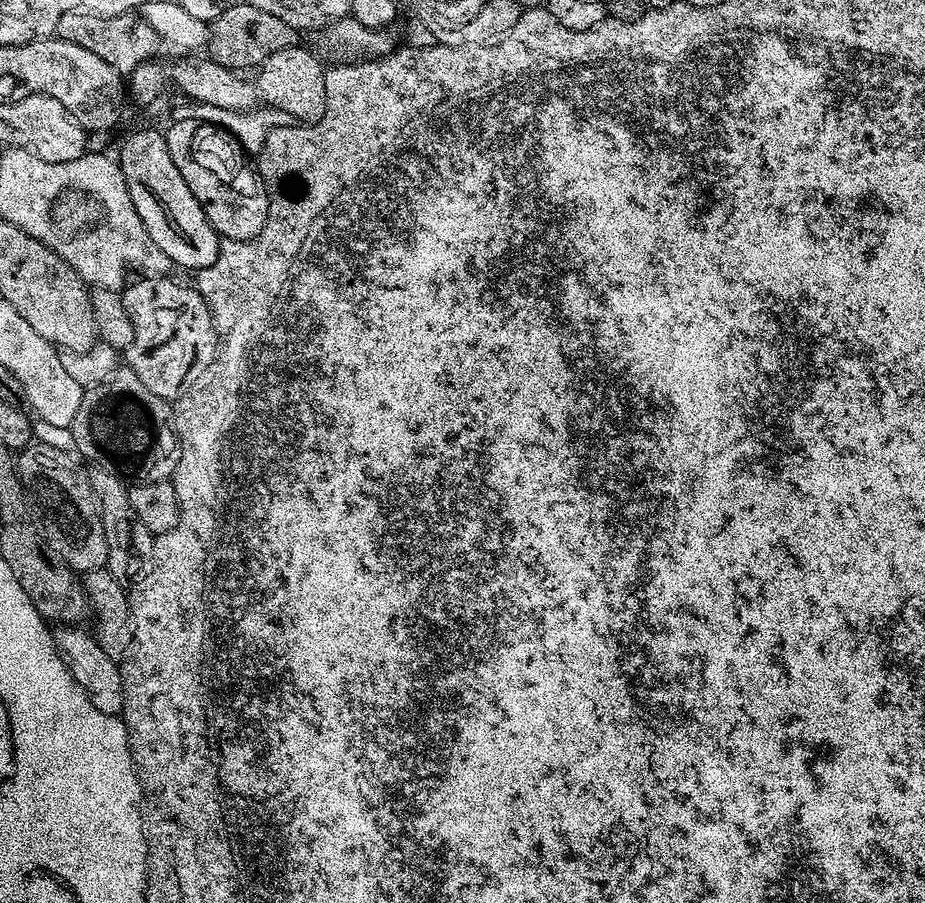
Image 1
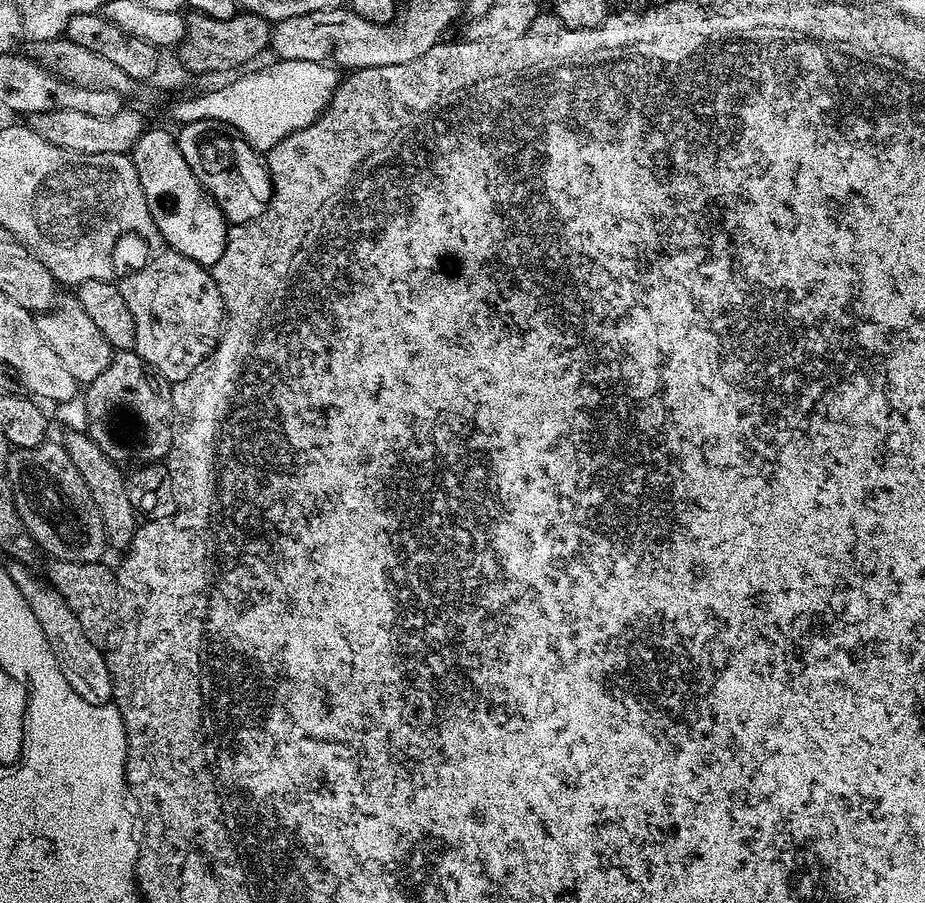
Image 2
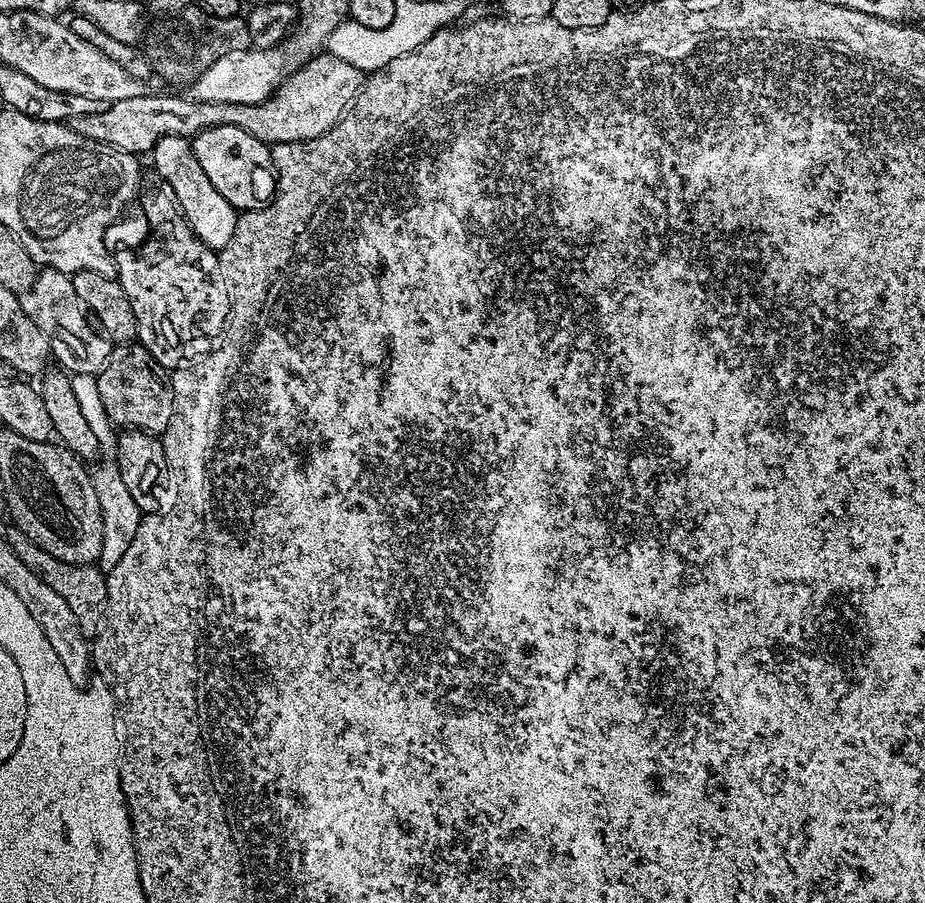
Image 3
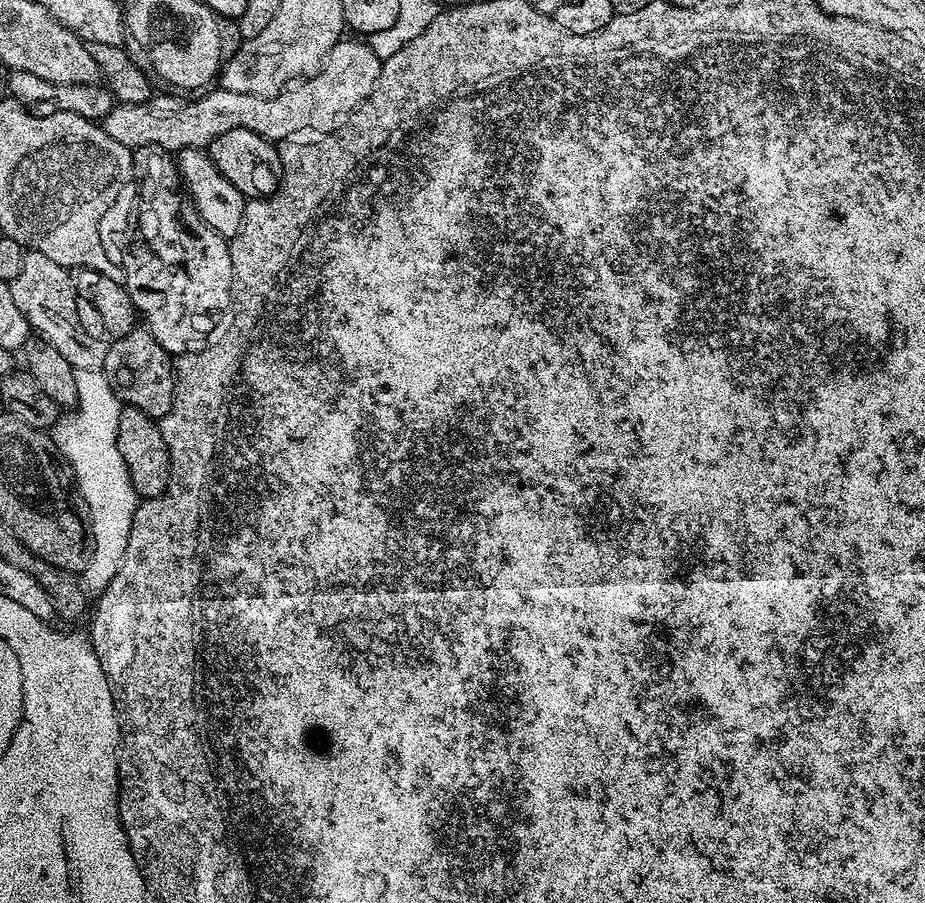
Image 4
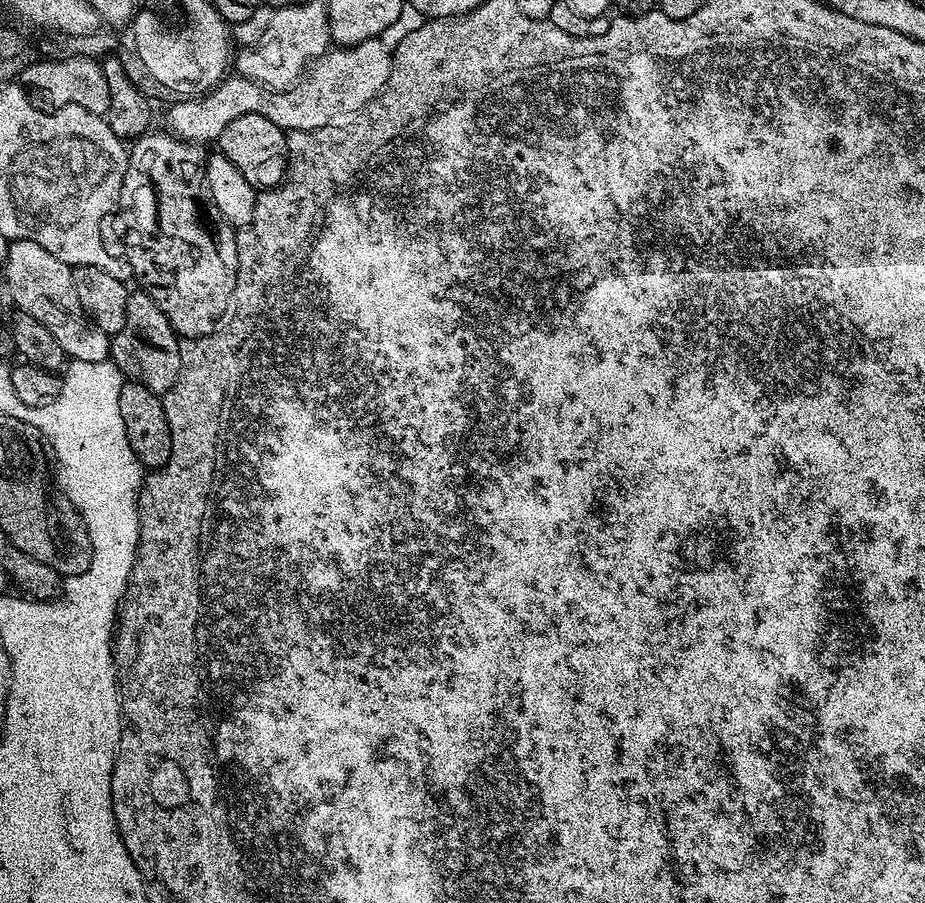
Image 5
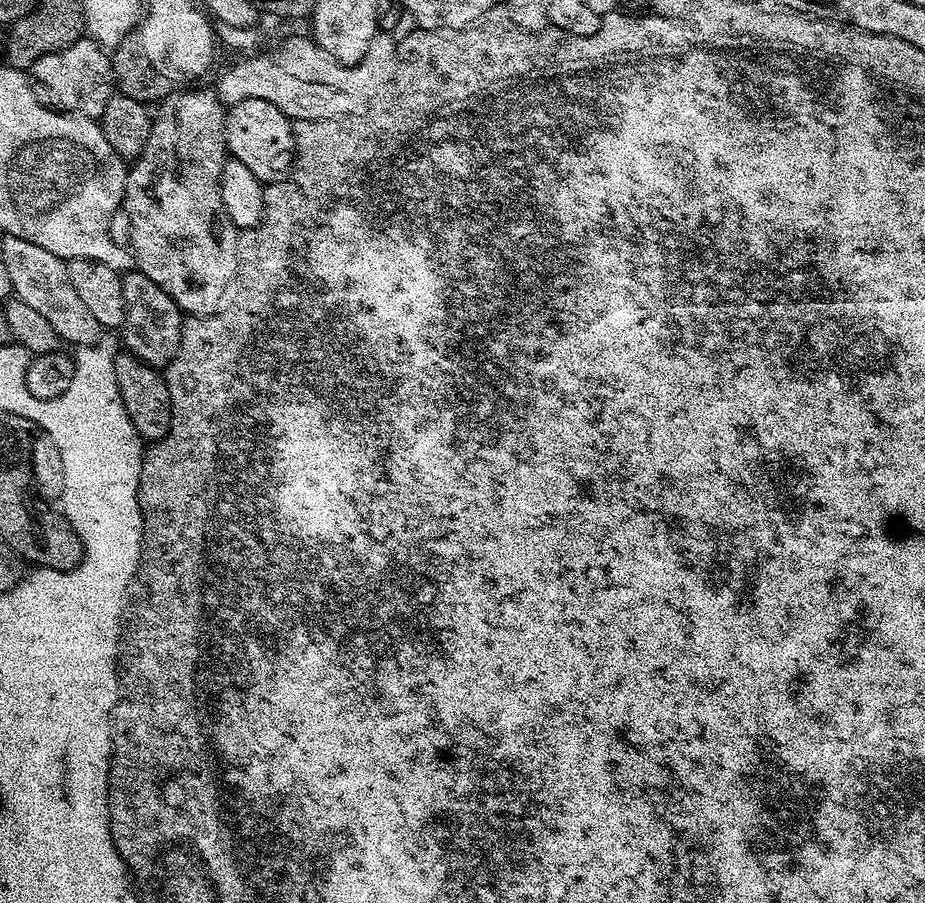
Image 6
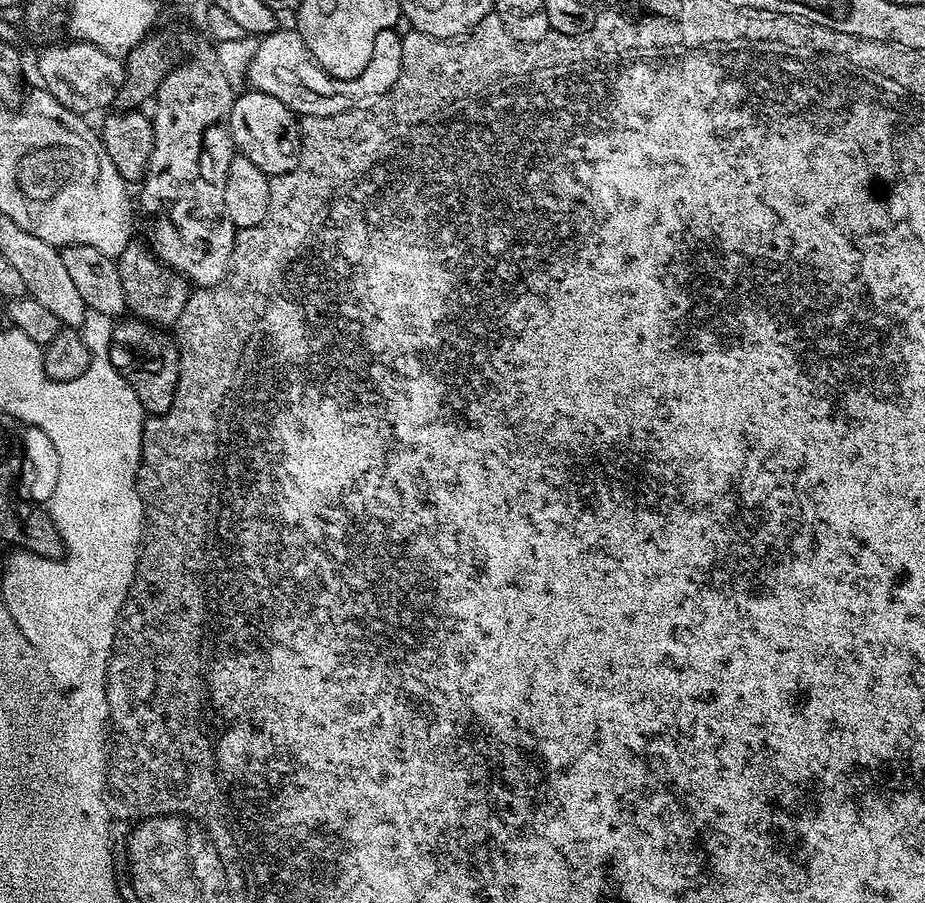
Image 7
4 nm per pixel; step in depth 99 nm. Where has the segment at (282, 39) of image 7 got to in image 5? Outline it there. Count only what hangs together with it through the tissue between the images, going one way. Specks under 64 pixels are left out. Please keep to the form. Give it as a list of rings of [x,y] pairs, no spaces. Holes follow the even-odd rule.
[[[380,38],[351,46],[336,46],[319,60],[313,60],[300,83],[293,88],[273,92],[271,88],[263,88],[245,76],[232,74],[221,80],[211,92],[197,99],[175,101],[164,120],[171,135],[201,146],[207,145],[207,140],[219,141],[222,130],[226,130],[226,126],[230,126],[230,122],[242,114],[262,114],[288,132],[327,128],[349,114],[359,113],[370,101],[375,100],[388,85],[391,69],[392,52]]]

